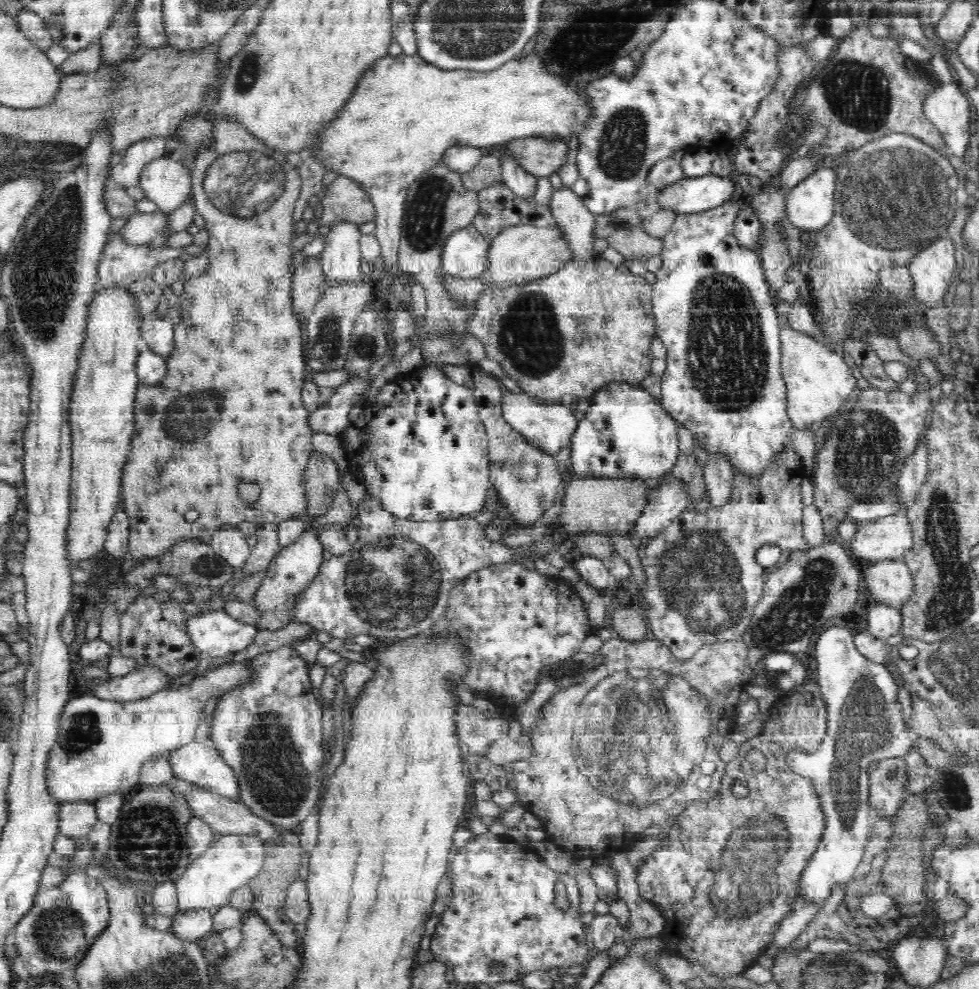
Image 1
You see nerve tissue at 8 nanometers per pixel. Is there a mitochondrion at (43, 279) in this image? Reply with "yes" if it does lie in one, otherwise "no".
yes

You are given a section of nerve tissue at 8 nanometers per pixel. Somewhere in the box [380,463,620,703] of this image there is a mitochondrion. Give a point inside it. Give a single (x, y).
(559, 672)

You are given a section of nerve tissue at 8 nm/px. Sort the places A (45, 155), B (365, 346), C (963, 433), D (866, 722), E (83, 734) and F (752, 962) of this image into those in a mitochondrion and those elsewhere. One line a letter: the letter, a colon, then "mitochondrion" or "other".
A: mitochondrion
B: mitochondrion
C: other
D: mitochondrion
E: mitochondrion
F: other

